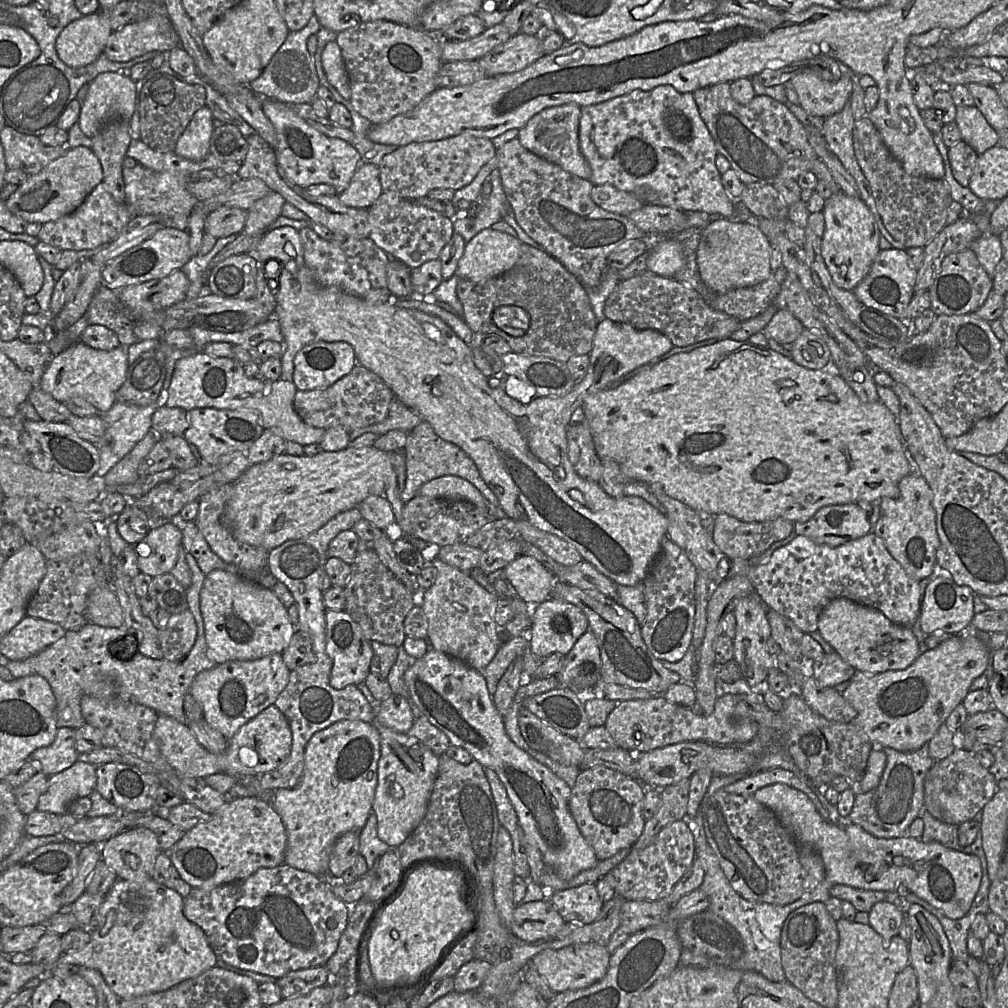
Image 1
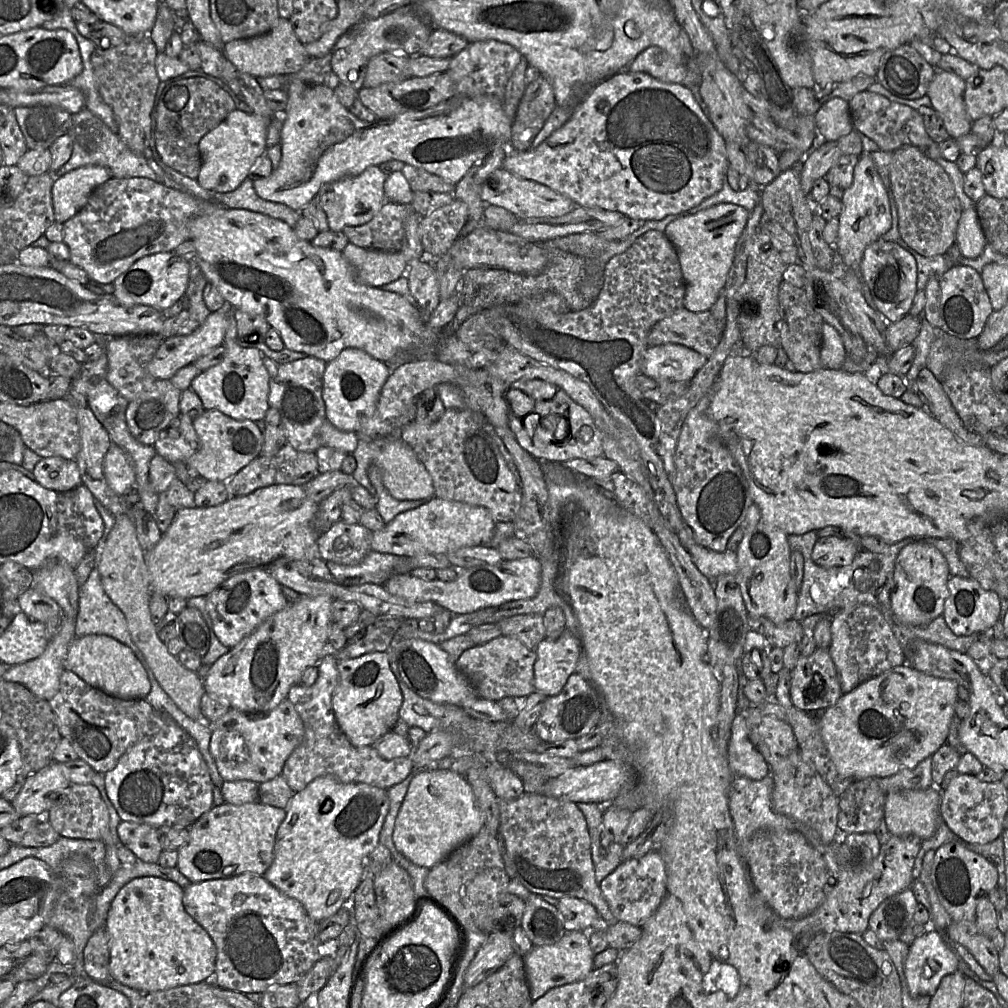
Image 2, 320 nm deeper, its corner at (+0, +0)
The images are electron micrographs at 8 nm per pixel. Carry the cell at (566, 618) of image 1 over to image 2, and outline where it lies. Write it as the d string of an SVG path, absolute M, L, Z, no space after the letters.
M565 629L557 639L543 639L536 649L534 664L535 691L546 697L559 694L576 665L581 652L581 641Z

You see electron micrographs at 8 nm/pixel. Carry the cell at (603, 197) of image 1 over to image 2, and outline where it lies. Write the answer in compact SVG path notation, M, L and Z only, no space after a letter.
M503 167L498 168L480 189L480 196L486 205L496 205L507 209L517 218L556 218L572 211L577 205L570 198L536 181L516 176Z

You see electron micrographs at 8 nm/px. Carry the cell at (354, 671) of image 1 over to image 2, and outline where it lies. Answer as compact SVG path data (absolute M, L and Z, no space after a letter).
M372 652L348 660L337 660L339 681L332 696L337 724L355 747L371 746L390 731L399 719L403 695L390 669L386 652Z

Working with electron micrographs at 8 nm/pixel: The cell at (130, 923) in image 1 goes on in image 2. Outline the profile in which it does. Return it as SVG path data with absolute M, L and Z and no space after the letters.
M154 876L126 883L108 911L109 970L113 980L141 993L212 981L216 947L207 931L185 910L184 889L174 881Z

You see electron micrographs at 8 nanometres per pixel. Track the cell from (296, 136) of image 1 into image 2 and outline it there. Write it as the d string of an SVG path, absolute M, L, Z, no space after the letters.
M369 166L360 175L347 177L321 186L320 205L328 218L329 229L342 232L347 226L360 226L369 222L385 205L384 184L387 174L378 166Z

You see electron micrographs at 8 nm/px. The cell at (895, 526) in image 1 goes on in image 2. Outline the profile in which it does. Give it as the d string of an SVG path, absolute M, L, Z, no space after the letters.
M916 539L903 547L894 568L894 588L891 605L894 616L911 626L925 626L943 615L950 578L948 563L941 551L925 539Z

